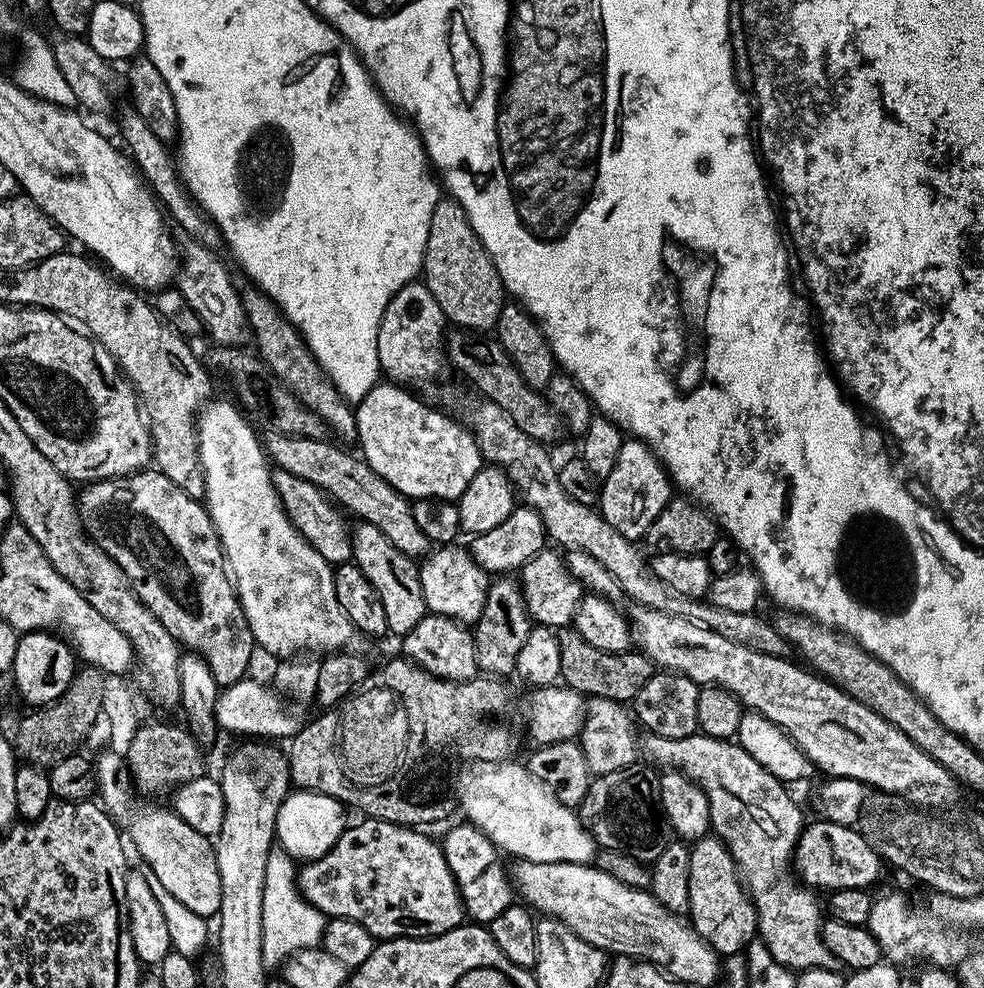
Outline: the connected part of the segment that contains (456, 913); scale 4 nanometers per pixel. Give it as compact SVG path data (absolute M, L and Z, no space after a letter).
M371 818L361 819L361 824L345 827L344 832L338 838L338 842L334 842L334 846L326 854L322 854L317 860L307 861L299 869L298 872L298 887L305 898L311 902L312 905L323 912L325 917L335 918L341 916L347 920L358 922L362 926L366 926L366 930L373 938L380 940L399 940L401 938L427 938L430 936L441 936L443 932L449 932L455 928L460 927L465 923L466 913L464 911L464 902L460 898L460 891L456 885L454 874L450 870L450 866L444 857L443 847L439 843L436 844L428 836L423 836L423 831L417 830L412 826L405 826L402 824L391 824L385 820L374 820Z

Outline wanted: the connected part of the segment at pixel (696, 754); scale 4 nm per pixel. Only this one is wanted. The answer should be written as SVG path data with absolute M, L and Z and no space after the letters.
M651 734L645 737L642 740L642 752L645 757L648 755L653 760L649 760L653 765L684 772L706 794L710 802L712 832L719 836L720 841L728 847L728 853L732 855L740 879L748 895L752 897L752 905L756 907L758 938L764 943L766 950L770 950L774 962L789 970L825 968L831 972L840 972L842 968L840 960L834 958L834 954L830 954L820 933L821 901L820 904L816 901L815 891L802 886L790 867L796 843L804 830L806 816L800 813L799 806L784 789L787 787L777 780L774 774L767 772L745 748L732 740L719 740L703 734L686 738L662 738Z

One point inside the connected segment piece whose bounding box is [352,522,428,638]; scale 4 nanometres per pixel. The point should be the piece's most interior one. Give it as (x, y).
(396, 576)

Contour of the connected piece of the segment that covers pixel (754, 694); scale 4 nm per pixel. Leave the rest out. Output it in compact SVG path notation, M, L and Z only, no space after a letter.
M633 603L630 608L632 609L627 609L626 615L630 621L635 647L649 656L657 669L681 672L698 685L715 686L734 693L745 709L770 718L770 722L780 727L806 754L813 769L820 771L821 768L825 777L850 778L869 789L877 788L880 794L891 794L897 798L905 796L909 805L919 806L924 810L940 810L943 804L955 802L958 783L950 770L946 770L946 766L934 762L934 758L930 758L930 754L910 742L910 738L906 738L906 734L902 734L898 726L886 722L886 718L879 716L873 708L862 706L862 702L858 702L853 696L846 694L843 688L825 680L823 676L799 663L791 664L791 659L748 649L724 638L722 634L716 634L706 625L687 620L686 617L660 613L637 603Z

